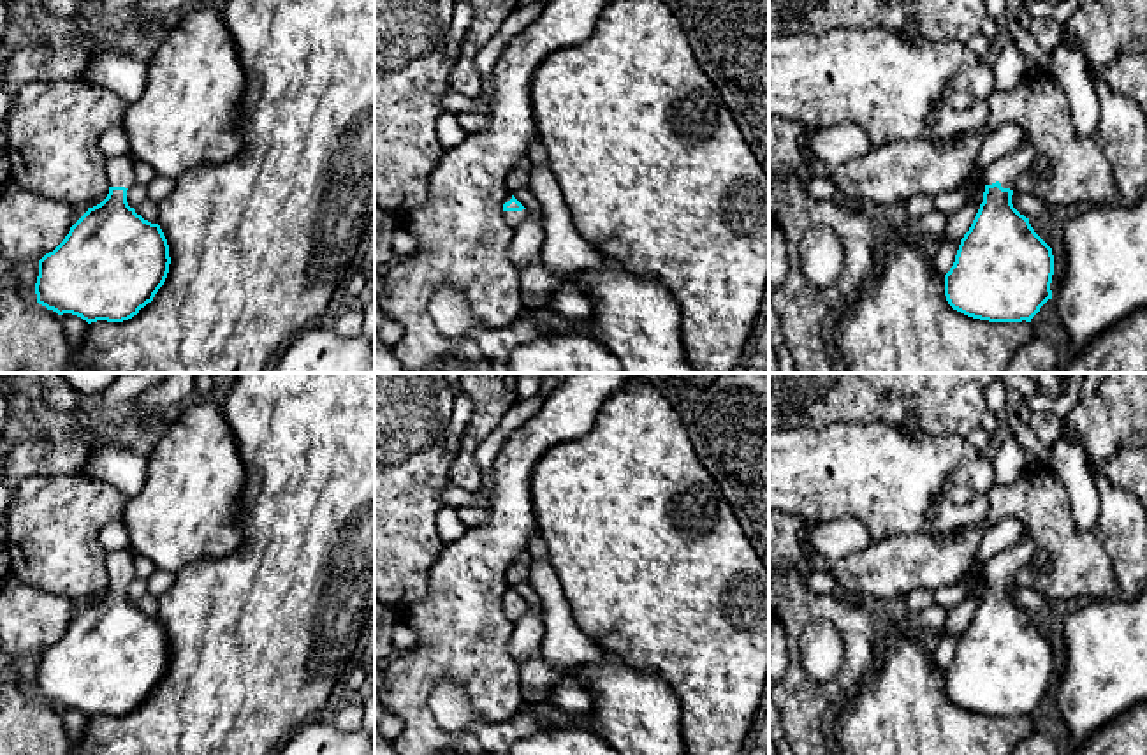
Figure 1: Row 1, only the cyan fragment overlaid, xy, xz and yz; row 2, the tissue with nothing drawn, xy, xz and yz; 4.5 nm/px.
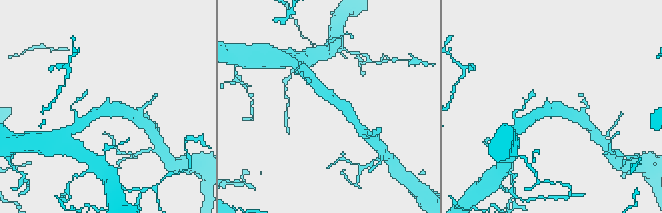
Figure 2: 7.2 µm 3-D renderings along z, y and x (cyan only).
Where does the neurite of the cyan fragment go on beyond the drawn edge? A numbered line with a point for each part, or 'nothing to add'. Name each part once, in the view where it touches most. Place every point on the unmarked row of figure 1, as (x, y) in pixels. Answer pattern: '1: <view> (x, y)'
1: yz (1005, 564)

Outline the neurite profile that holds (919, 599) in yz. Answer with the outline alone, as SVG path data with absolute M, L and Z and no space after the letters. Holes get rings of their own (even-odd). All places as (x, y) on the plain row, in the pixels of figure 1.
M915 588L904 597L904 604L910 612L920 612L934 604L934 591Z

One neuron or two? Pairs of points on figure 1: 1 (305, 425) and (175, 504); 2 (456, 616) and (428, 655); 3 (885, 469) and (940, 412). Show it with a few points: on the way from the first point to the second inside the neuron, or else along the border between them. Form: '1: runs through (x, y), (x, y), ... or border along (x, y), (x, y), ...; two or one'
1: border along (227, 425), (245, 472), (241, 505); two
2: runs through (456, 625), (437, 646); one
3: border along (926, 432), (956, 433), (964, 439); two

